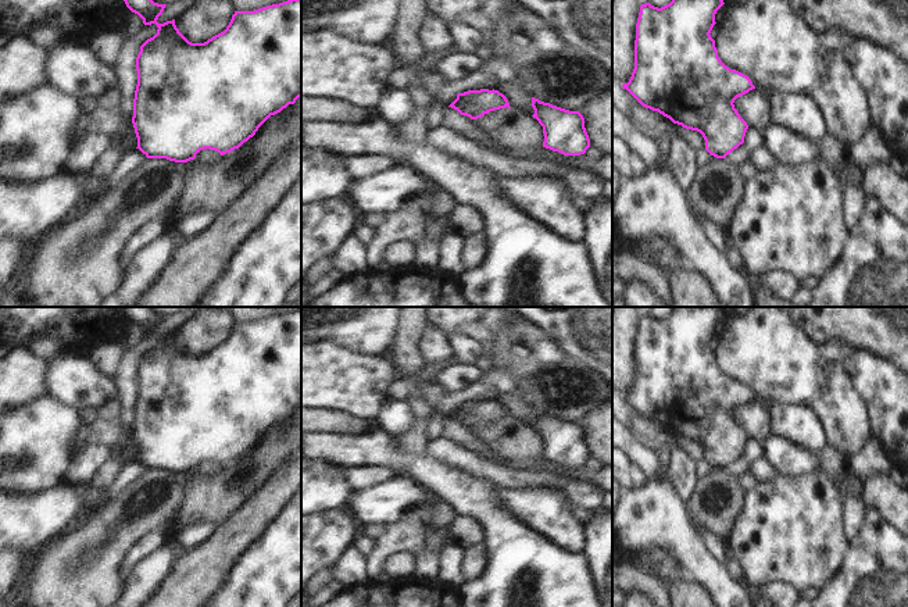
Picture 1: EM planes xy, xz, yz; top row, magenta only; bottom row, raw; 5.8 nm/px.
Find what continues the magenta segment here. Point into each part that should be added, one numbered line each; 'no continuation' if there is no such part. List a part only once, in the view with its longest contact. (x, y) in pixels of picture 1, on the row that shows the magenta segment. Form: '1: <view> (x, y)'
no continuation

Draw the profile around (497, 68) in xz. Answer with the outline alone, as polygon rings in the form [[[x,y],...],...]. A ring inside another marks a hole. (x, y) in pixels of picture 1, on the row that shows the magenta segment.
[[[493,54],[472,71],[469,75],[446,85],[433,100],[447,107],[457,99],[458,93],[468,90],[493,90],[498,83],[508,83],[516,79],[514,64],[500,54]]]

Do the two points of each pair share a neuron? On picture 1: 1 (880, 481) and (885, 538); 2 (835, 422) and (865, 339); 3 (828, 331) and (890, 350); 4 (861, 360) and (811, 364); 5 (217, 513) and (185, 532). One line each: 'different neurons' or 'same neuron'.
1: different neurons
2: different neurons
3: same neuron
4: different neurons
5: different neurons

